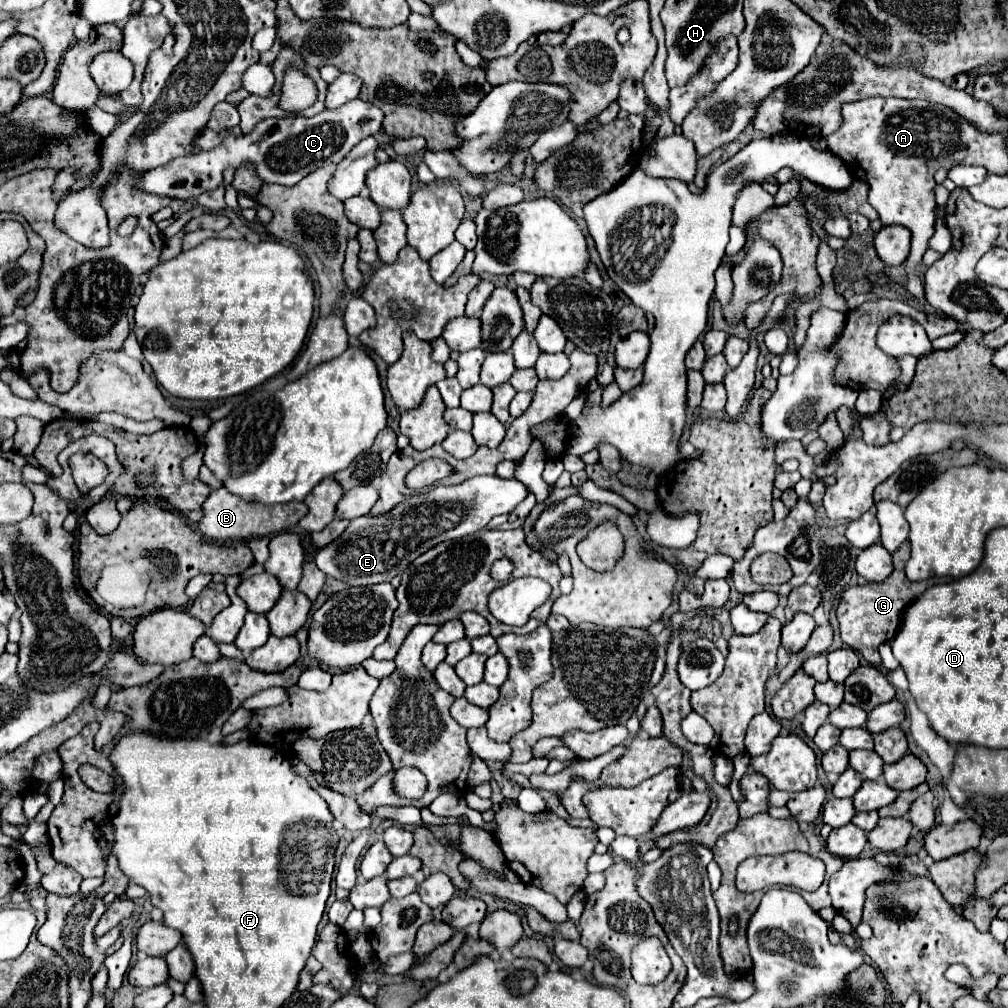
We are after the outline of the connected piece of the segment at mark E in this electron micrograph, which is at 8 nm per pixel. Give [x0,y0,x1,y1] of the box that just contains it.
[314,475,528,585]

